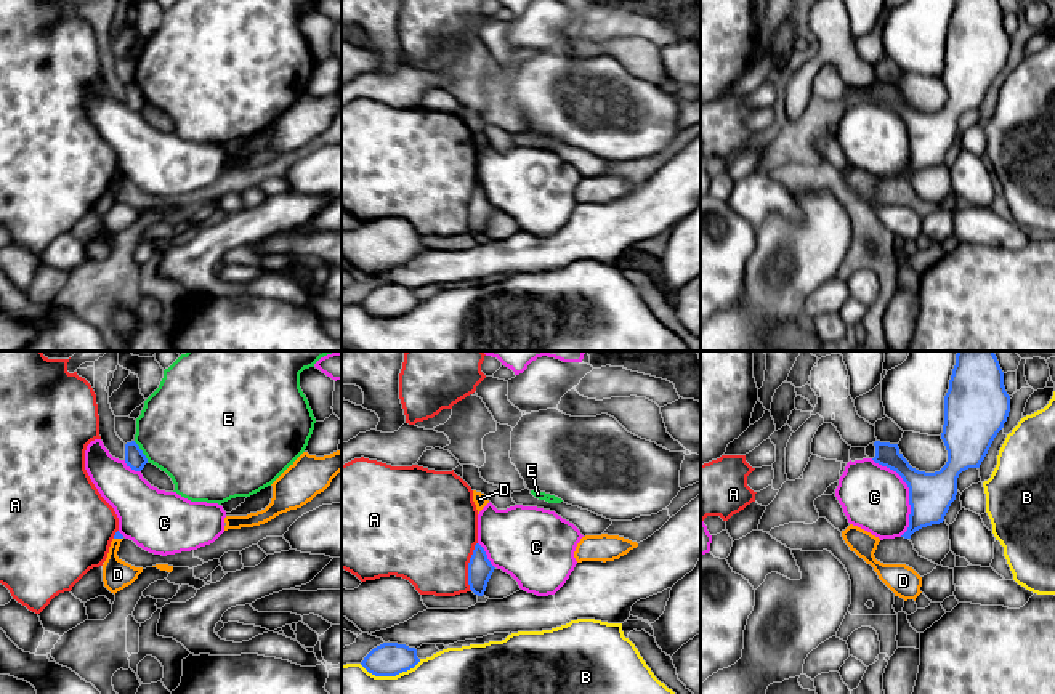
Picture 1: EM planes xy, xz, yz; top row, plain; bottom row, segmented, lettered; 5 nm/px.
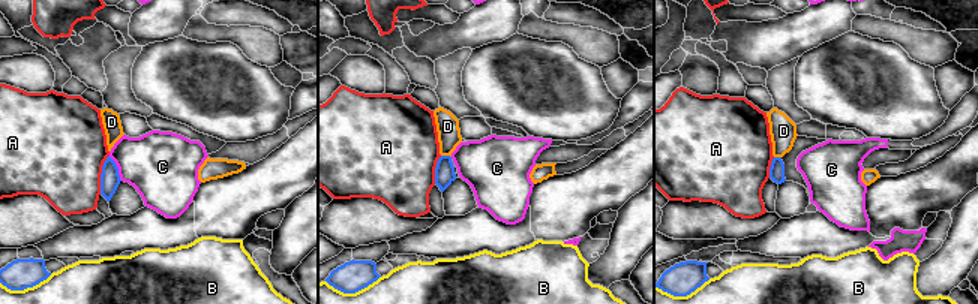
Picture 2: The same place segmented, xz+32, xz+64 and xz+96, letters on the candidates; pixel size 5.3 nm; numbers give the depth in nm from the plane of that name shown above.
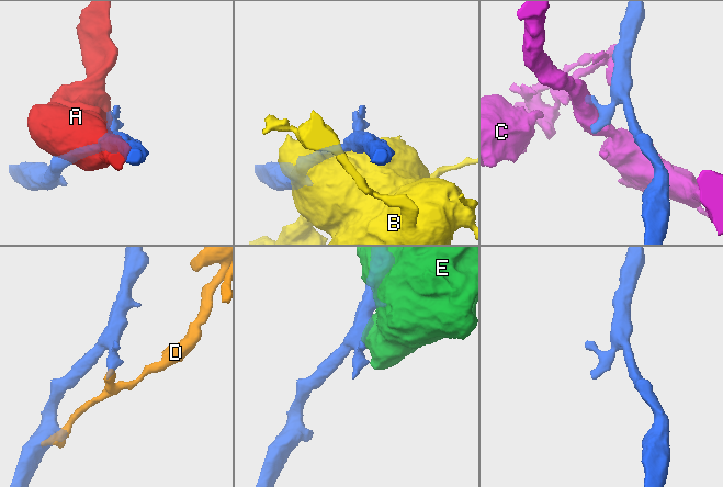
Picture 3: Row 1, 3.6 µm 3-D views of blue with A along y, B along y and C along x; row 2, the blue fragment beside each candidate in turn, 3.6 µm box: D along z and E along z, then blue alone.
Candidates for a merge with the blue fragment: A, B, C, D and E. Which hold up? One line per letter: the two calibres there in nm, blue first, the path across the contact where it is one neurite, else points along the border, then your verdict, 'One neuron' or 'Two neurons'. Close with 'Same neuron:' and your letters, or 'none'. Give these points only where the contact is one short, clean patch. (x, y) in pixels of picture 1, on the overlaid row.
A: Thickness 130 nm (blue) against 460 nm. Two neurons
B: Thickness 170 nm (blue) against 200 nm. Two neurons
C: Thickness 220 nm (blue) against 320 nm. Boundary: yz (871, 459), (892, 468), (908, 488), (909, 526), (901, 536). Two neurons
D: Thickness 30 nm (blue) against 150 nm. Boundary: xy (114, 537), (122, 539). Two neurons
E: Thickness 100 nm (blue) against 480 nm. Two neurons
Same neuron: none

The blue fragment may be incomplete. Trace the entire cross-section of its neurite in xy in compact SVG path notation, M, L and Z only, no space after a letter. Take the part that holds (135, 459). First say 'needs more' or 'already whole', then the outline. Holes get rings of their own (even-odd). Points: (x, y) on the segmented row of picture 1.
already whole; M135 441L125 444L125 463L135 471L141 471L148 463L146 455Z

